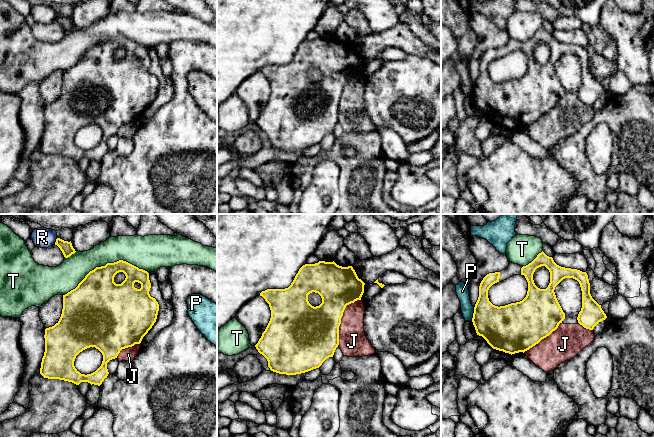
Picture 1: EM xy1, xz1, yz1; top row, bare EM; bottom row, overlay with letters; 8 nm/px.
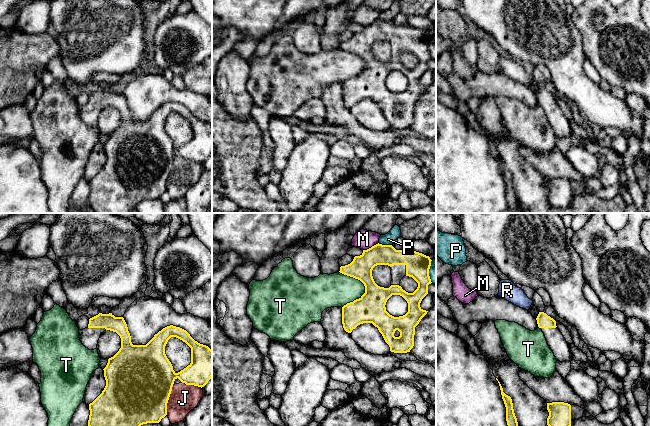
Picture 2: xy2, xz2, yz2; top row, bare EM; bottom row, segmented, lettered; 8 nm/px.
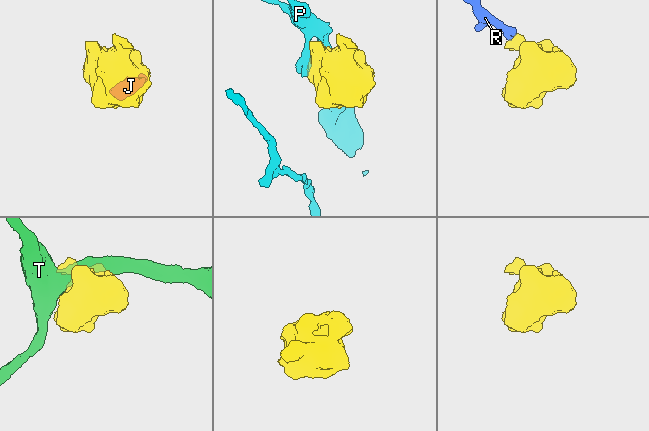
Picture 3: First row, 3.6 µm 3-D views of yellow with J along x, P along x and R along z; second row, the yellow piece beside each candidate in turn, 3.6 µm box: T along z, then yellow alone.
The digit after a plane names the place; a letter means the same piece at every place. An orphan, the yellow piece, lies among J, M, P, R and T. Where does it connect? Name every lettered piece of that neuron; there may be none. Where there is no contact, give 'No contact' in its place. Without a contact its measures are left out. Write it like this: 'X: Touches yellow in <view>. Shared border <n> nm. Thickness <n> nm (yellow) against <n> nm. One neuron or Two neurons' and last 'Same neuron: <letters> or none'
J: Touches yellow in xz1. Shared border 420 nm. Thickness 420 nm (yellow) against 220 nm. Two neurons
M: Touches yellow in xz2. Shared border 140 nm. Thickness 180 nm (yellow) against 160 nm. Two neurons
P: Touches yellow in yz1. Shared border 110 nm. Thickness 320 nm (yellow) against 100 nm. Two neurons
R: Touches yellow in xy1. Shared border 50 nm. Thickness 100 nm (yellow) against 160 nm. Two neurons
T: Touches yellow in xy1. Shared border 700 nm. Thickness 320 nm (yellow) against 220 nm. Two neurons
Same neuron: none

